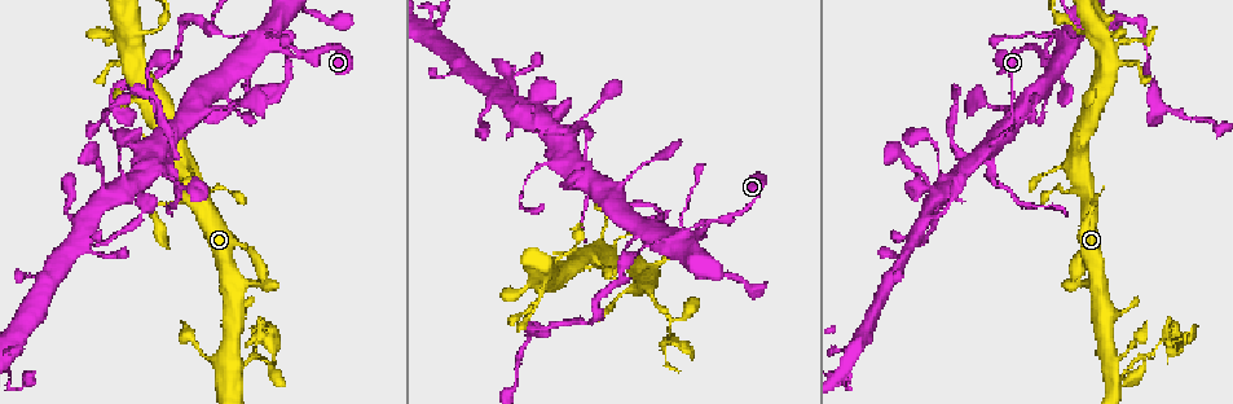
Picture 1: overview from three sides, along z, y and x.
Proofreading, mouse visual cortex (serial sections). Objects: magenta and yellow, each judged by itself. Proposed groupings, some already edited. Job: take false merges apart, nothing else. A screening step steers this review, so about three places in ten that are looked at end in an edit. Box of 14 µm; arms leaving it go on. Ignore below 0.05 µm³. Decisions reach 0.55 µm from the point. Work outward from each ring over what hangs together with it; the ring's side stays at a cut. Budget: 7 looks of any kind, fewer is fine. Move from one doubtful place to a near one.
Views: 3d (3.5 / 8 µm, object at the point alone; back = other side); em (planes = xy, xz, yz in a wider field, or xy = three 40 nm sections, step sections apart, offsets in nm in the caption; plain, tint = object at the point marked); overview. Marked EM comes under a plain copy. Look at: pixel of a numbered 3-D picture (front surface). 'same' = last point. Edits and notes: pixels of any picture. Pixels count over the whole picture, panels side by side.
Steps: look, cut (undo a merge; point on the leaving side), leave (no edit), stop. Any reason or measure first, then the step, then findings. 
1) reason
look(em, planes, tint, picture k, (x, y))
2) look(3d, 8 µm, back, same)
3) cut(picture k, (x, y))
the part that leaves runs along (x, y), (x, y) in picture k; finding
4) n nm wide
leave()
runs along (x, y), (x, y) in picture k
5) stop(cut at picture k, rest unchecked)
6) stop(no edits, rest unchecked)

sharp bend
look(3d, 3.5 µm, picture 1, (678, 237))

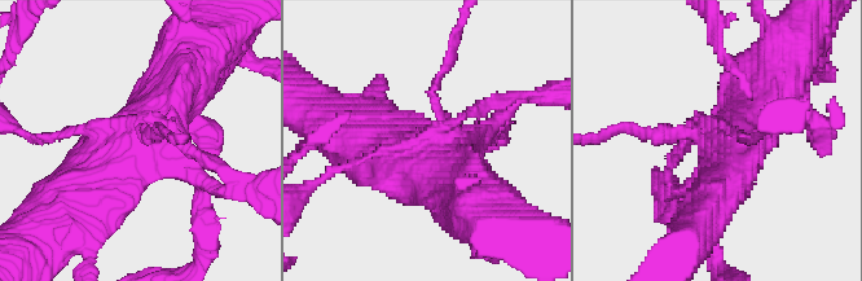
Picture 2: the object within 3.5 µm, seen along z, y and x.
need the tissue
look(em, xy, step 1, tint, picture 2, (720, 143))

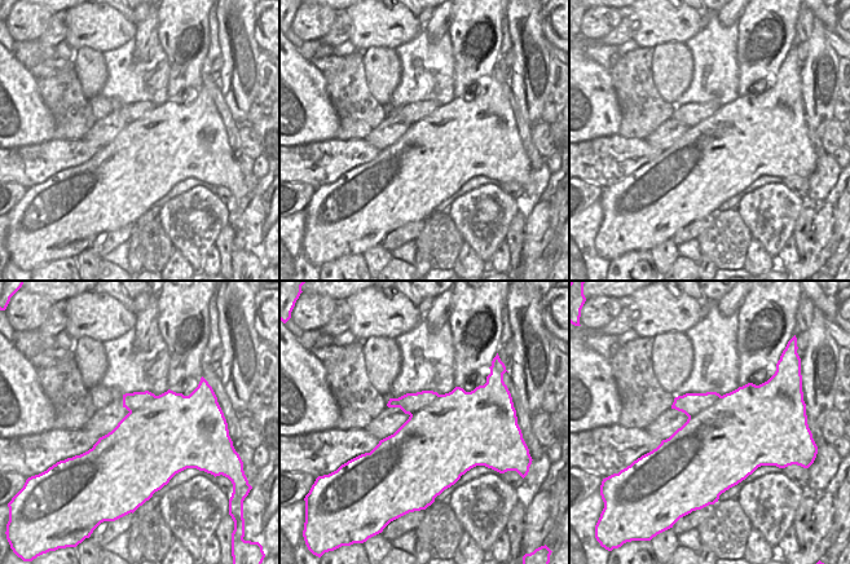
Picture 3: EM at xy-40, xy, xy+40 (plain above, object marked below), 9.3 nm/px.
cut(picture 2, (42, 139))
border along (721, 396), (717, 401), (688, 418) in picture 3; a second cell is stuck on

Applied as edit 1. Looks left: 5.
a narrow waist
look(3d, 3.5 µm, picture 2, (666, 185))

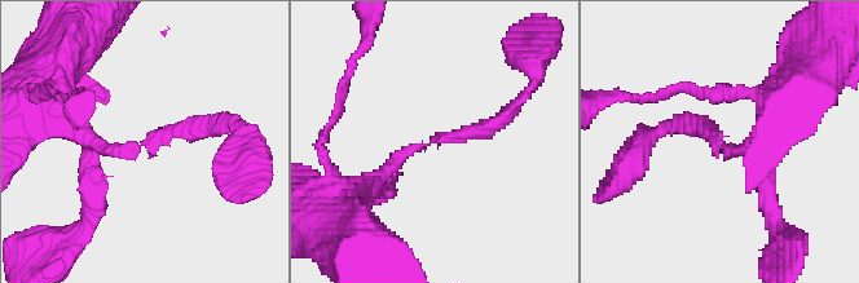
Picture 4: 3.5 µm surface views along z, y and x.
look(em, xy, step 1, tint, picture 4, (428, 145))

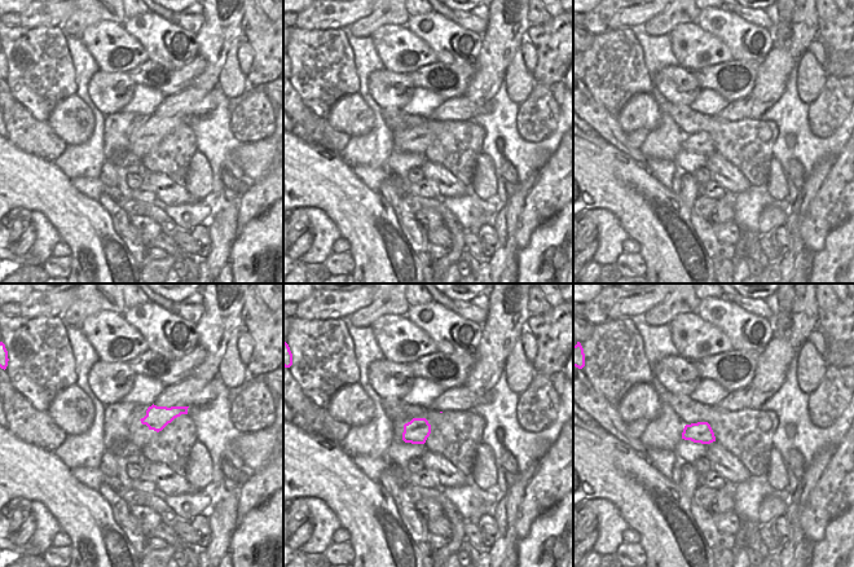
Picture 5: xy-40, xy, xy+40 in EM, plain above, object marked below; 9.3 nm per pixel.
arms of 200, 250 nm
leave()
runs along (503, 118), (412, 147), (364, 188) in picture 4; continuous, no second cell

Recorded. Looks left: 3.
calibre changes
look(em, xy, step 3, tint, picture 1, (542, 166))

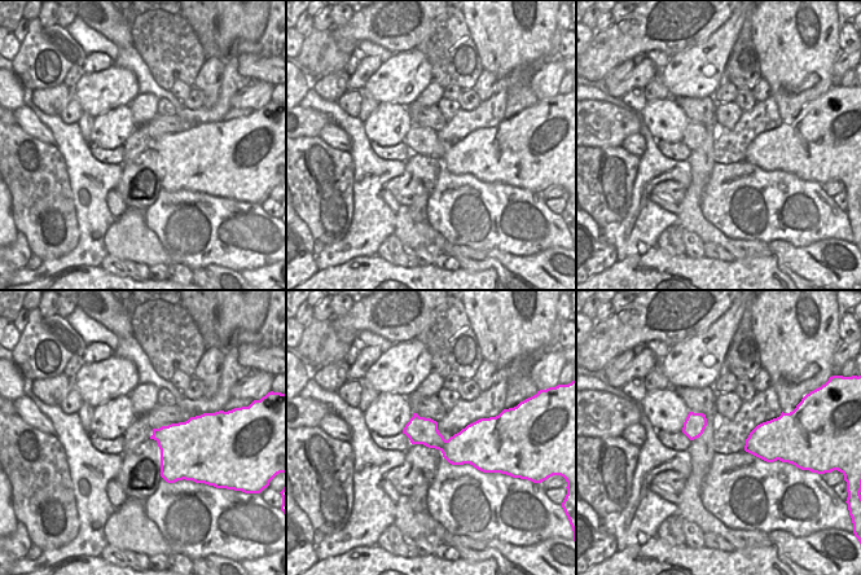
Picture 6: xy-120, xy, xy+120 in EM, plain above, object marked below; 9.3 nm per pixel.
wider look
look(3d, 3.5 µm, same)

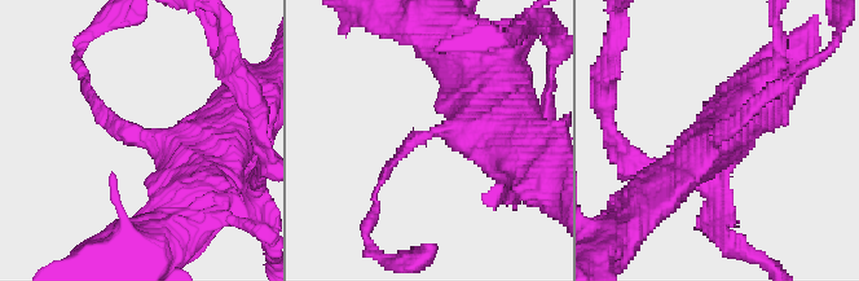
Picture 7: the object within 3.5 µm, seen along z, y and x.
leave()
continuous, no second cell

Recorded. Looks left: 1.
stop(cut at picture 2, rest unchecked)

